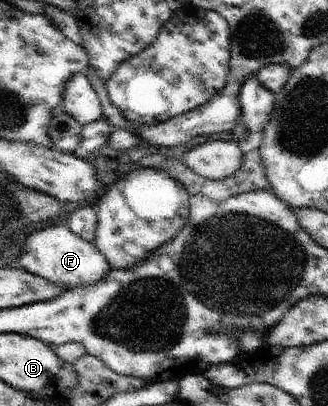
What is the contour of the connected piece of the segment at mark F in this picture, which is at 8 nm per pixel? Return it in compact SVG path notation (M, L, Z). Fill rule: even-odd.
M53 225L41 231L33 231L33 235L27 235L25 245L21 247L19 253L21 255L16 255L16 259L22 269L33 275L39 275L51 283L67 287L67 290L95 285L101 279L105 279L105 275L111 270L109 262L93 243L63 225Z

